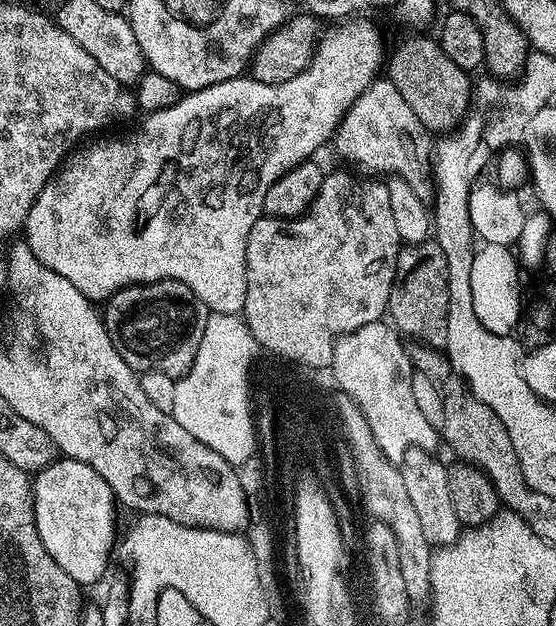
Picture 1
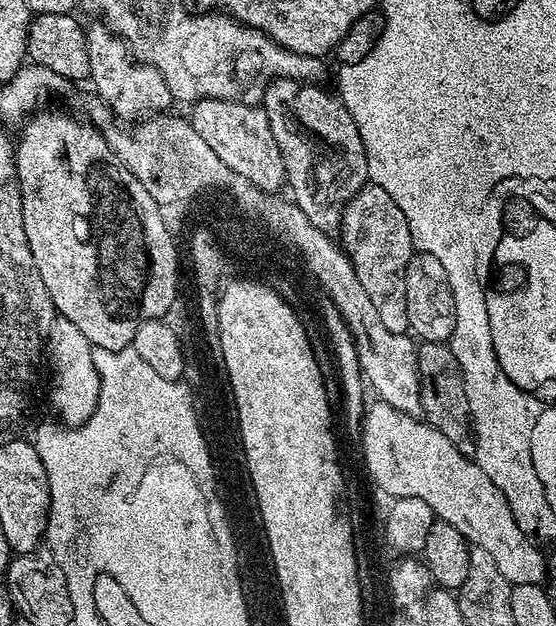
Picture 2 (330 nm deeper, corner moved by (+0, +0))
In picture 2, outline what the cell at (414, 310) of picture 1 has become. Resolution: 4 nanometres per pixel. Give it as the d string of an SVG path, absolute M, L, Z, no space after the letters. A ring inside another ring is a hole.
M421 343L416 349L418 358L418 374L420 375L420 407L422 416L432 427L437 428L459 452L468 454L474 448L474 433L472 431L472 415L466 402L469 385L464 383L464 375L458 366L458 358L452 353L447 343Z

